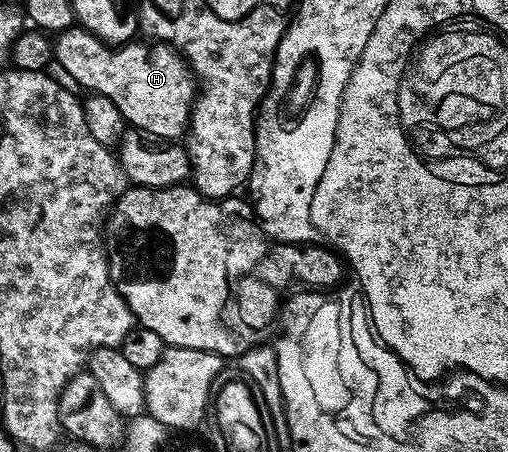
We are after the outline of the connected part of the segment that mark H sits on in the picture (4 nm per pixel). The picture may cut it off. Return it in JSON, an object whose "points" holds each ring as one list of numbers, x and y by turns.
{"points":[[79,24,58,33,52,45,56,65,61,65,62,72,70,78,68,81,78,82,89,94,107,96,130,127,166,140,177,140,188,131,193,100,199,90,188,62,173,46,156,40,134,40,111,46]]}

